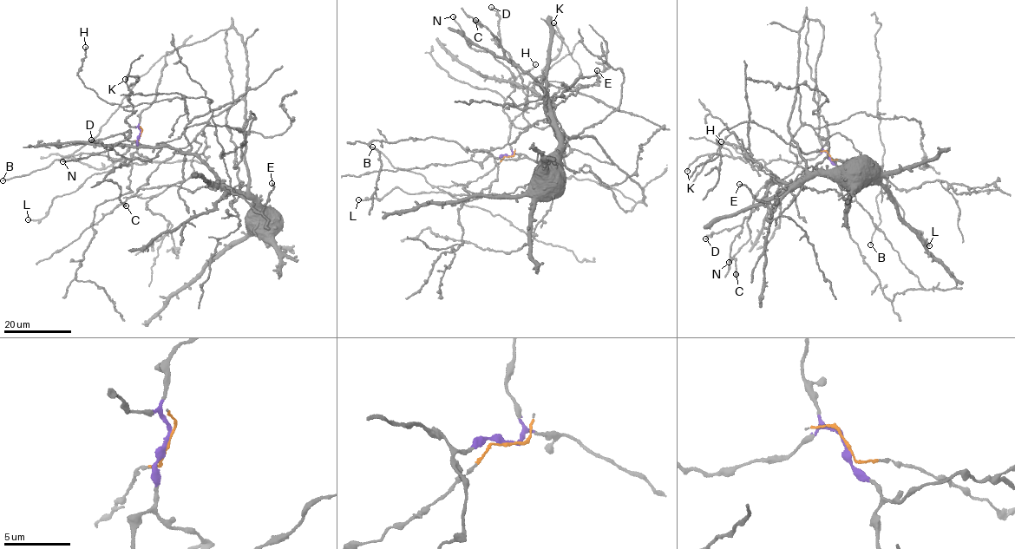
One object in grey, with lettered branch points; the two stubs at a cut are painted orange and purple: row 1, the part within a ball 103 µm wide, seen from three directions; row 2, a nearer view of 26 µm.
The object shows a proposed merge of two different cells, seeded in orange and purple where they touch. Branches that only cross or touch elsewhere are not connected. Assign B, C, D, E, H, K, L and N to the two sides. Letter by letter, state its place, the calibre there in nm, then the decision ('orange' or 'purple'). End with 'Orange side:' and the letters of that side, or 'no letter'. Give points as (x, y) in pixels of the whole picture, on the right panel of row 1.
B: place (870, 245); calibre 180 nm; orange
C: place (736, 274); calibre 550 nm; purple
D: place (705, 238); calibre 220 nm; purple
E: place (739, 184); calibre 240 nm; purple
H: place (721, 141); calibre 170 nm; purple
K: place (687, 171); calibre 200 nm; purple
L: place (929, 245); calibre 150 nm; purple
N: place (729, 262); calibre 220 nm; purple
Orange side: B

